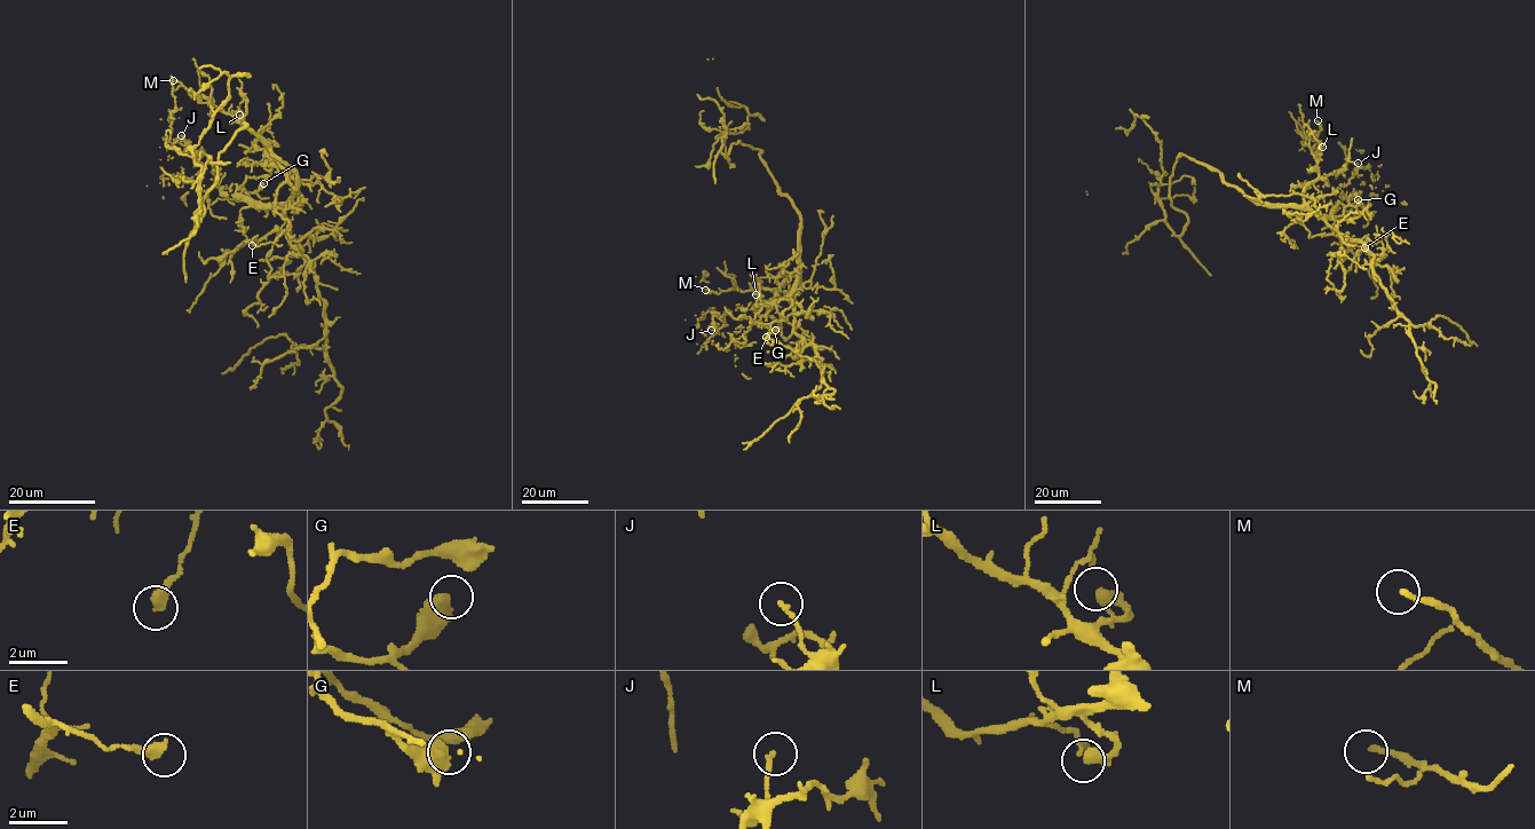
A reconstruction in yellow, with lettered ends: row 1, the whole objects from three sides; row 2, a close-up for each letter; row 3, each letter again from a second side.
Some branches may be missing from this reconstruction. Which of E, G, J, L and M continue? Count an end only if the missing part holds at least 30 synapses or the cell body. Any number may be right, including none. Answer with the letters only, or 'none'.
L, M

